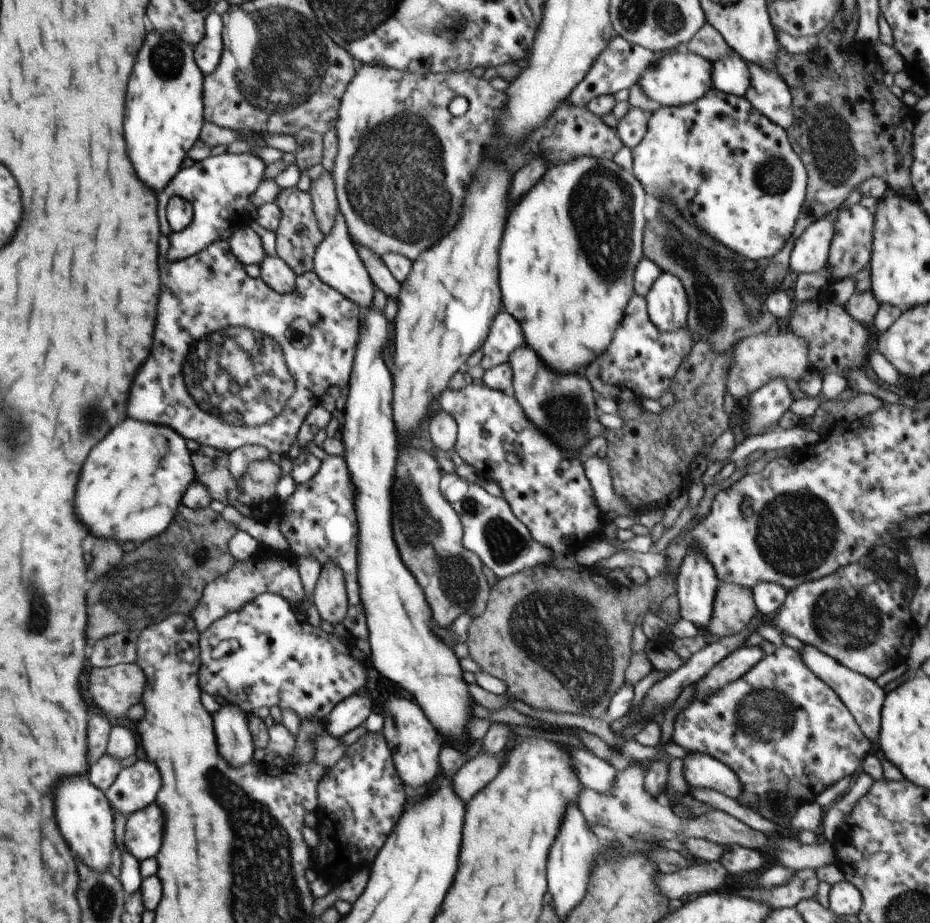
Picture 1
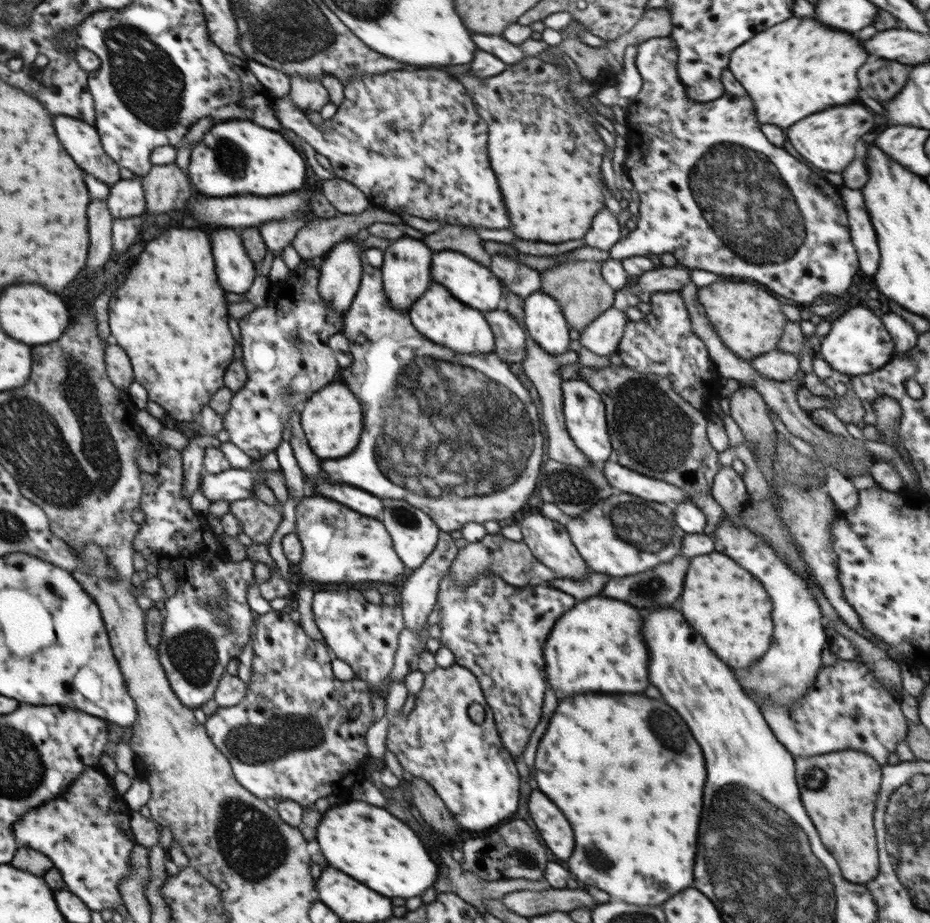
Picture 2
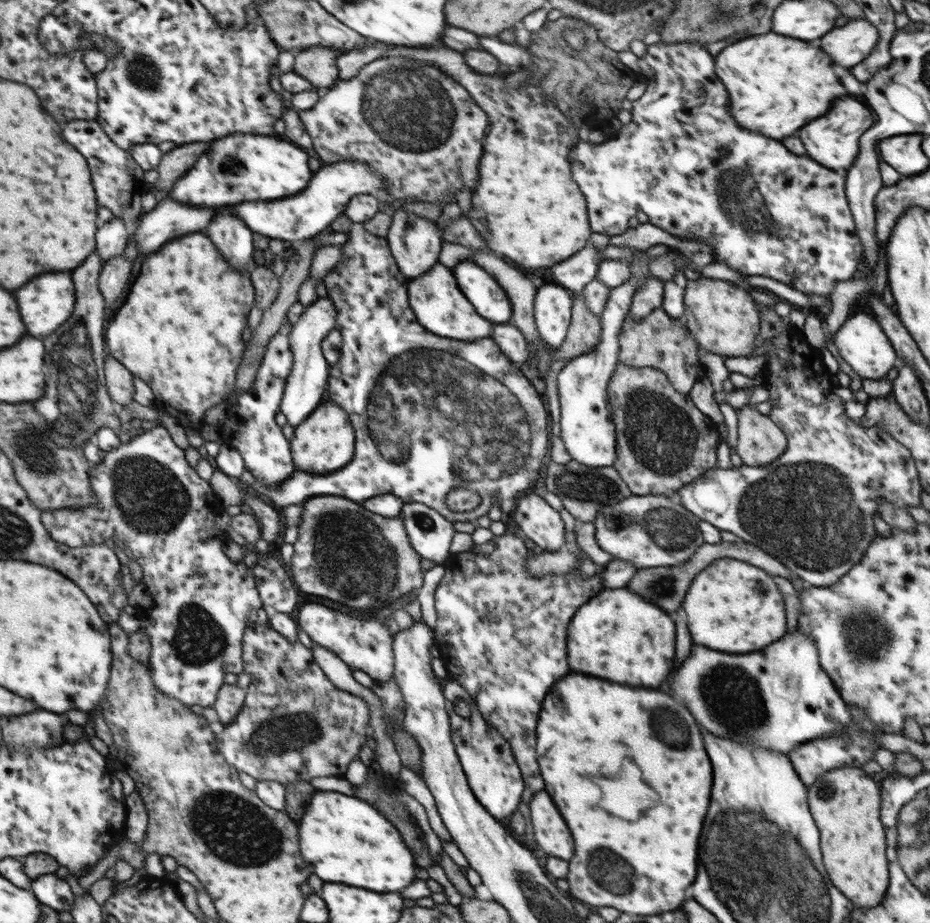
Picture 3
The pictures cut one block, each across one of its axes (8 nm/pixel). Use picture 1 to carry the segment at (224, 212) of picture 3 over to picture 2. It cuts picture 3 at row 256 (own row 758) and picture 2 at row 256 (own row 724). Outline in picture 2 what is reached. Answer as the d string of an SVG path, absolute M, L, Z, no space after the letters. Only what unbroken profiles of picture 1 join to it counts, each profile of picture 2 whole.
M235 229L218 230L210 236L214 240L214 256L218 256L218 276L226 284L226 292L244 295L254 282L256 270Z

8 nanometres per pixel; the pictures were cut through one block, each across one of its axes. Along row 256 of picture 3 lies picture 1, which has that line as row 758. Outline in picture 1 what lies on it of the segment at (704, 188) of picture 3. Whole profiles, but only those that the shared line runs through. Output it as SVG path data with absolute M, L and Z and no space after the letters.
M785 644L779 646L775 653L762 658L762 660L760 660L758 664L755 664L744 676L742 676L742 678L728 683L720 690L714 691L702 701L696 701L694 698L694 700L689 703L689 706L682 709L677 715L674 728L672 741L682 746L682 748L685 748L685 751L713 756L736 773L736 776L738 776L741 785L743 786L743 794L736 800L745 807L753 810L757 810L757 802L760 799L763 799L763 796L770 791L780 793L782 797L785 797L791 803L793 802L793 799L800 800L801 804L804 802L814 802L815 798L819 794L822 794L828 786L836 784L836 782L842 780L842 778L846 778L846 776L851 775L855 777L860 762L868 755L868 750L870 750L870 746L872 746L872 742L862 732L856 719L852 716L848 707L842 702L842 699L832 690L832 688L830 688L830 686L825 682L822 682L822 680L820 680L820 678L804 664L798 651Z

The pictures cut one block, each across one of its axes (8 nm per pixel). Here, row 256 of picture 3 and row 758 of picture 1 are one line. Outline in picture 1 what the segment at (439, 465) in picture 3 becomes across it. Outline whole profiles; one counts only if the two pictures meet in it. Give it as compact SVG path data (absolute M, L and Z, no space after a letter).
M367 730L357 742L345 748L344 756L327 768L326 774L319 780L317 786L319 815L315 831L318 833L320 842L315 849L310 849L312 860L310 868L316 872L318 877L333 883L334 886L339 880L342 884L346 884L346 880L350 880L354 872L372 864L372 860L376 858L376 852L380 852L388 834L394 830L398 818L404 812L404 802L407 802L404 787L404 781L400 780L394 764L393 752L382 730L376 732Z

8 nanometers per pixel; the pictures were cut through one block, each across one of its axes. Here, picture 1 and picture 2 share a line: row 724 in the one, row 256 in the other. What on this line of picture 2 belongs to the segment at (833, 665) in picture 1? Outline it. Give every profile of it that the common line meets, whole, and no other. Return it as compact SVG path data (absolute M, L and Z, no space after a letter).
M844 186L838 188L838 193L848 215L851 239L858 253L860 273L864 277L874 278L880 266L881 254L877 234L866 208L864 193L860 189Z

